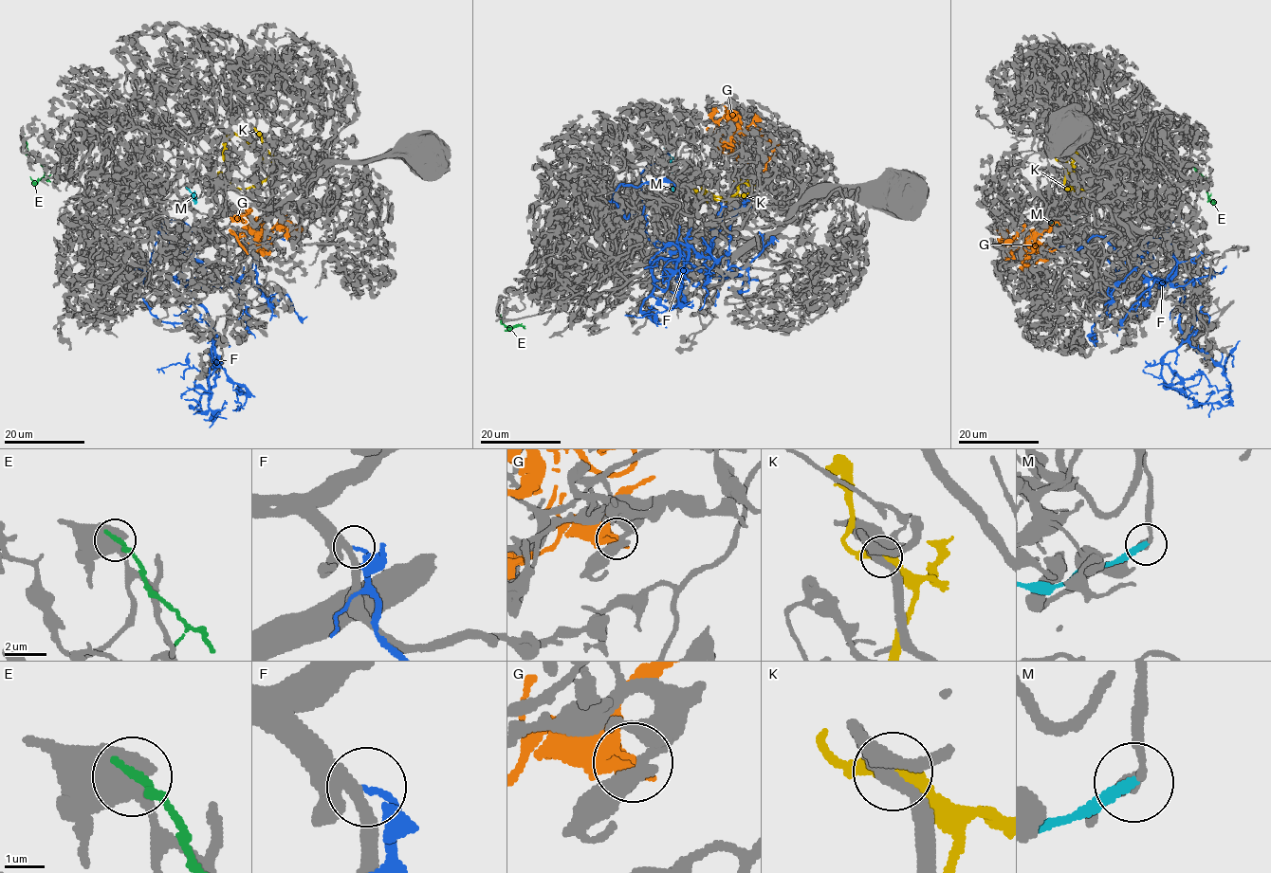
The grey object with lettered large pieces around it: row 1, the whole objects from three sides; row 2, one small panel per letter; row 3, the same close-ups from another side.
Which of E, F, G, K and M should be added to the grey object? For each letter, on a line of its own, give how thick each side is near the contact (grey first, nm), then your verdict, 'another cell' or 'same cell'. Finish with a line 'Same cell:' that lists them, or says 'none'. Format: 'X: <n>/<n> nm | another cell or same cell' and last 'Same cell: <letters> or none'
E: 550/260 nm | another cell
F: 360/180 nm | another cell
G: 440/300 nm | another cell
K: 360/340 nm | another cell
M: 240/300 nm | another cell
Same cell: none

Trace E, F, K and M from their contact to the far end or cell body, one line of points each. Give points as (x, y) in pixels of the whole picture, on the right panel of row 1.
E: (1188, 160), (1206, 180), (1207, 195), (1213, 204), (1214, 199)
F: (1143, 240), (1166, 237), (1161, 288), (1183, 287), (1162, 377), (1198, 404), (1225, 406), (1226, 384)
K: (1062, 161), (1068, 168), (1063, 186), (1083, 197), (1085, 192), (1078, 189), (1070, 190)
M: (1077, 214), (1053, 223), (1032, 214)

